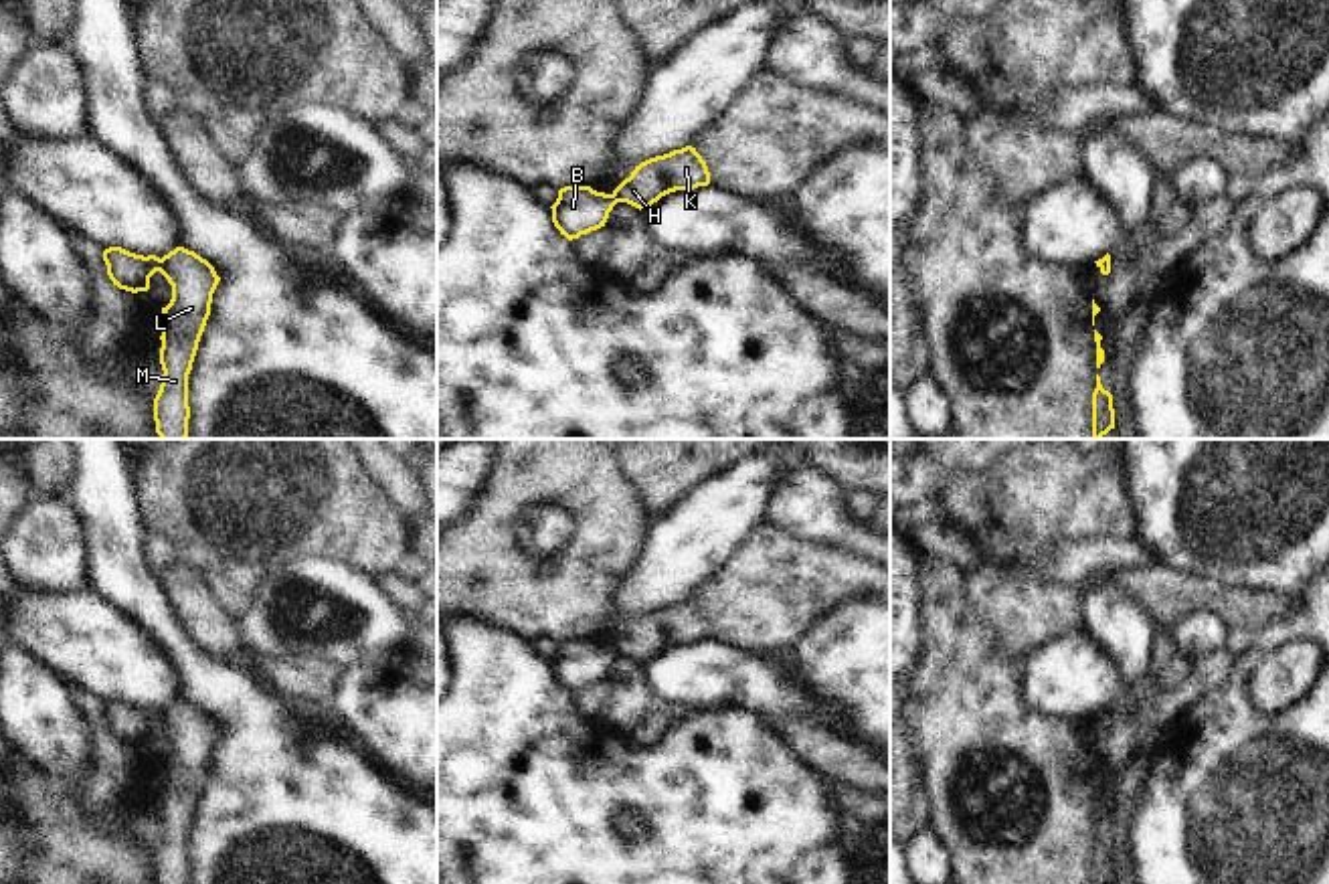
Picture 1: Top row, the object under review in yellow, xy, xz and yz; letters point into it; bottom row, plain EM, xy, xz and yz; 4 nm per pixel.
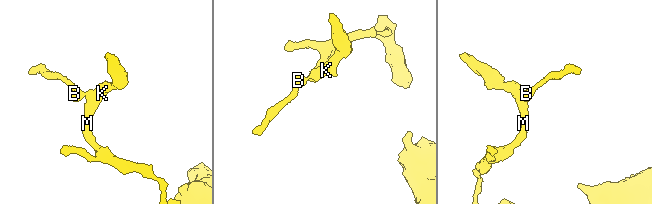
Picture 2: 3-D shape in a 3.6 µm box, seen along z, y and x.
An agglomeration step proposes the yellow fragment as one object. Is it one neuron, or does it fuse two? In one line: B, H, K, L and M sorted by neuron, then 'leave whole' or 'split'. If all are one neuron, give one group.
B / H K L M | split

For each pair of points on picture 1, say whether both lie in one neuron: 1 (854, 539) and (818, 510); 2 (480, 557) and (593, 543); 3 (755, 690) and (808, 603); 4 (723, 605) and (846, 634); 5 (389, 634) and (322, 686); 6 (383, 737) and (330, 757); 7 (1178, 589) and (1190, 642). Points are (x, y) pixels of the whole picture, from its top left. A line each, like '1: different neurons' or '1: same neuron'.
1: same neuron
2: same neuron
3: different neurons
4: different neurons
5: different neurons
6: different neurons
7: different neurons

